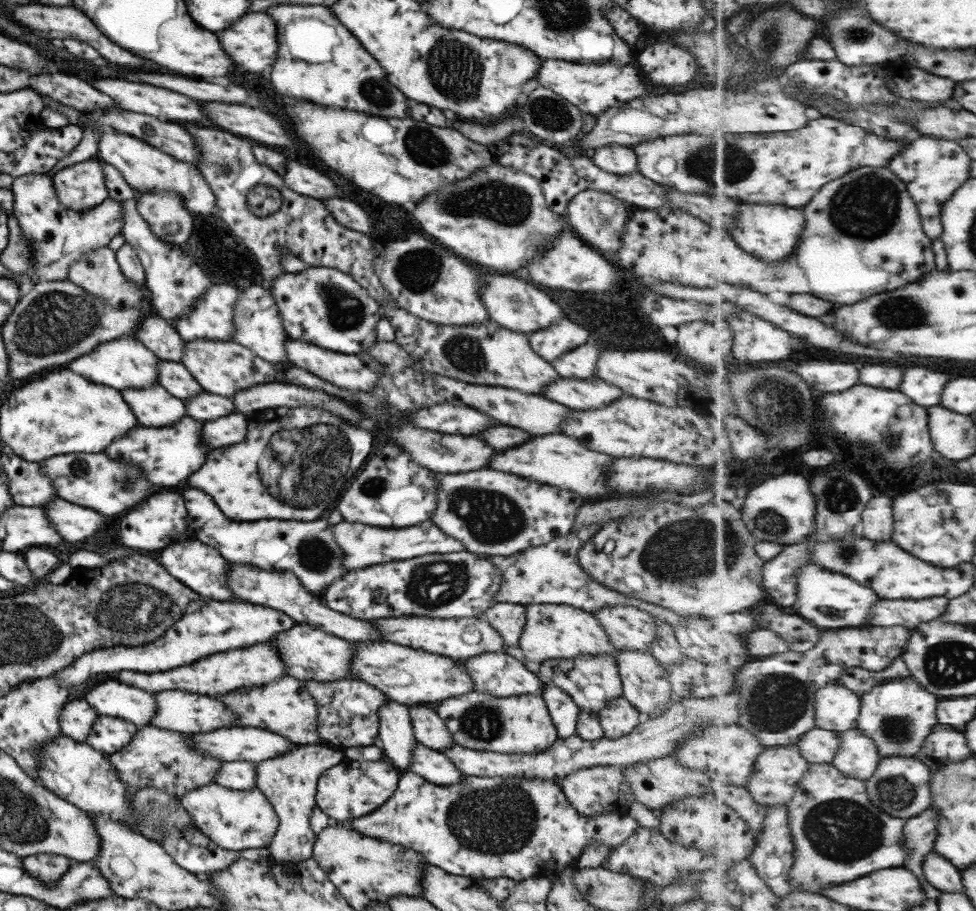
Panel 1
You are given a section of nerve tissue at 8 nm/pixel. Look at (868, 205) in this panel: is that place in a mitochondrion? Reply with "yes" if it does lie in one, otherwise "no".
yes

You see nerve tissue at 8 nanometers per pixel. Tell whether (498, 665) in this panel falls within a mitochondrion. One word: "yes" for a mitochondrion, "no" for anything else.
no

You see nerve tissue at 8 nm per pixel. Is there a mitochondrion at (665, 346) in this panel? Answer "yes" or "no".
no

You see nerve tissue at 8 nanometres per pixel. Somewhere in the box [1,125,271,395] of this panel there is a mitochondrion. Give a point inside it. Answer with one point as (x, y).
(54, 321)

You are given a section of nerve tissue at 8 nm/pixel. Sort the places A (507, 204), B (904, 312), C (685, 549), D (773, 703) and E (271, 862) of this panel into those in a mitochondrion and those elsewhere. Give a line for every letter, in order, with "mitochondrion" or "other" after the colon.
A: mitochondrion
B: mitochondrion
C: mitochondrion
D: mitochondrion
E: other

